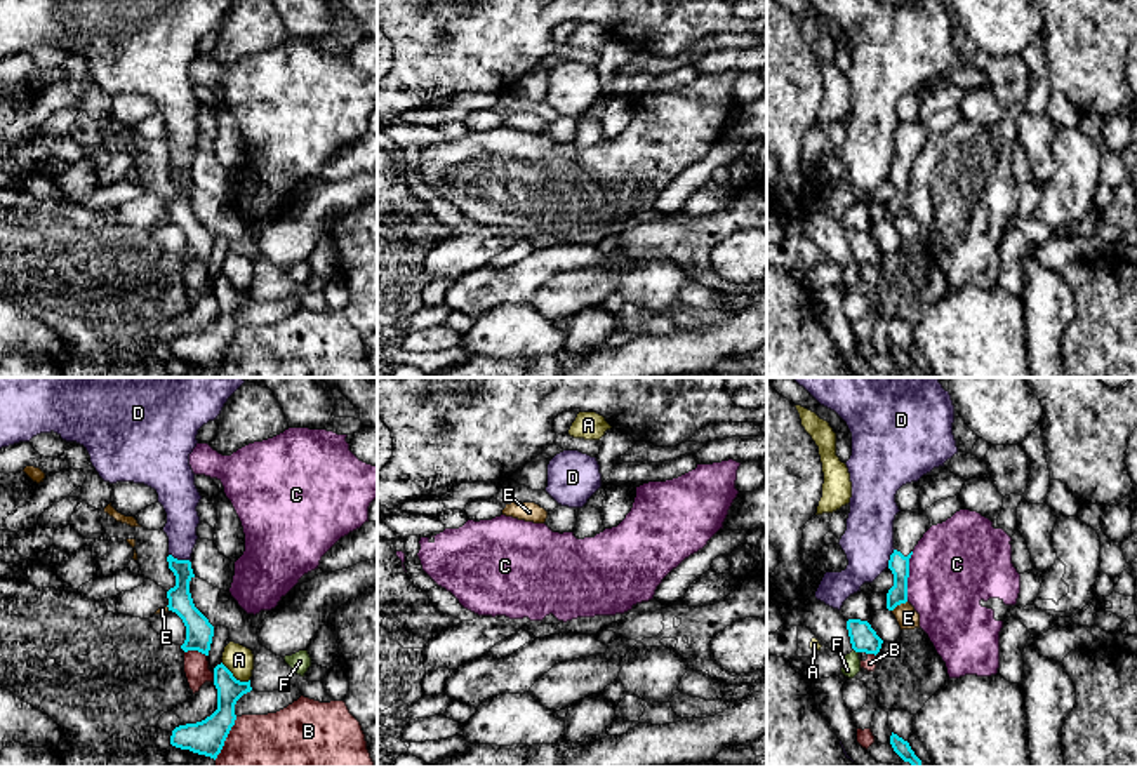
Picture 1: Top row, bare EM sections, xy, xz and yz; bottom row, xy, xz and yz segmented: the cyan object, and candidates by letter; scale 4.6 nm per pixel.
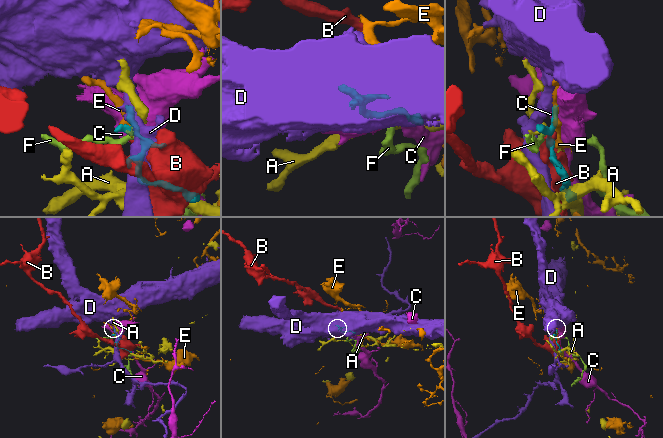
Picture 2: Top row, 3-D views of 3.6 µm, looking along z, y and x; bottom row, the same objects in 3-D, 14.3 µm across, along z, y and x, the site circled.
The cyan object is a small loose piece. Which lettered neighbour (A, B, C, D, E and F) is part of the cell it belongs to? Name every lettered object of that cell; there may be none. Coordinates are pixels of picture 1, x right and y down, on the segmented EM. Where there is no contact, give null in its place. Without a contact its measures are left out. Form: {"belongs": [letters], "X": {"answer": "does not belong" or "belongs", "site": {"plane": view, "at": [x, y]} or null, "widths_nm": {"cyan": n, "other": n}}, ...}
{"belongs": [], "A": {"answer": "does not belong", "site": {"plane": "xy", "at": [233, 677]}, "widths_nm": {"cyan": 130, "other": 140}}, "B": {"answer": "does not belong", "site": {"plane": "xy", "at": [226, 736]}, "widths_nm": {"cyan": 160, "other": 480}}, "C": {"answer": "does not belong", "site": {"plane": "yz", "at": [908, 576]}, "widths_nm": {"cyan": 90, "other": 400}}, "D": {"answer": "does not belong", "site": {"plane": "xy", "at": [179, 560]}, "widths_nm": {"cyan": 110, "other": 150}}, "E": {"answer": "does not belong", "site": {"plane": "yz", "at": [899, 604]}, "widths_nm": {"cyan": 90, "other": 100}}, "F": {"answer": "does not belong", "site": {"plane": "yz", "at": [856, 651]}, "widths_nm": {"cyan": 120, "other": 80}}}

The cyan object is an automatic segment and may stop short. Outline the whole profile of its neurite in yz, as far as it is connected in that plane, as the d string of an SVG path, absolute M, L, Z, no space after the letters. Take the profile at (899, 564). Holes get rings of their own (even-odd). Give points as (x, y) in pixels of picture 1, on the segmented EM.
M911 510L899 511L894 520L894 553L888 560L888 569L894 574L894 586L887 593L887 609L894 610L897 605L908 602L908 577L909 558L914 546L930 529L927 511Z

